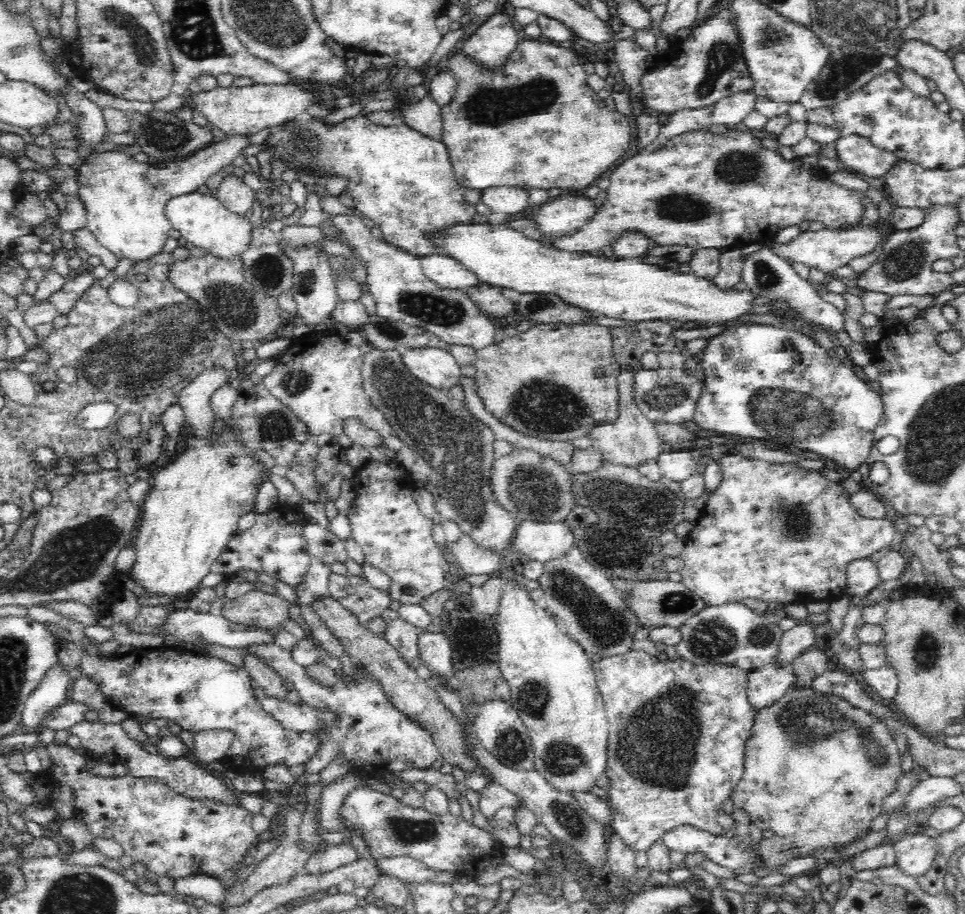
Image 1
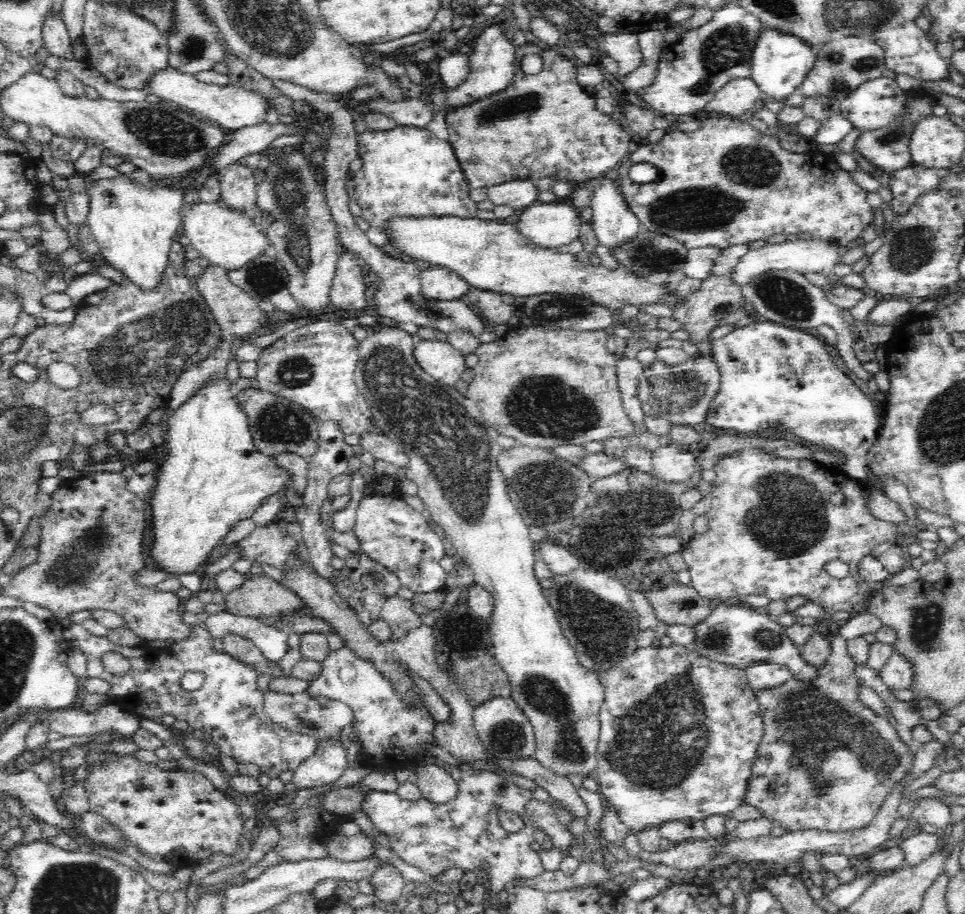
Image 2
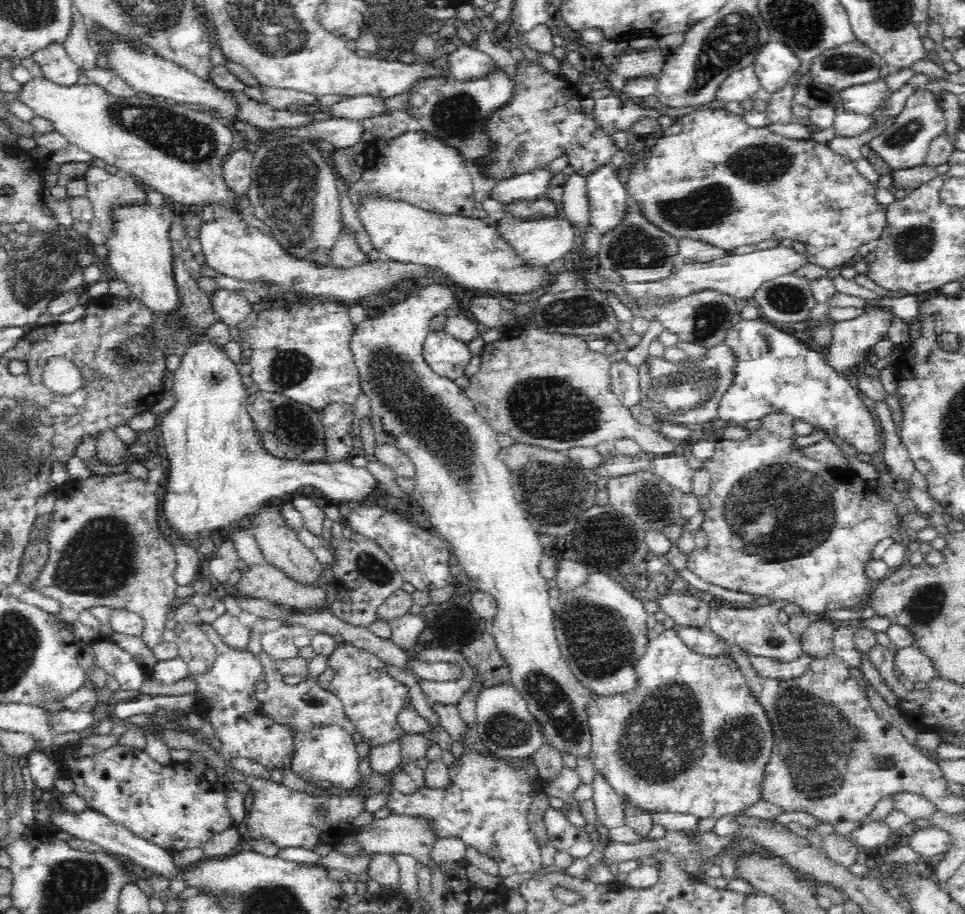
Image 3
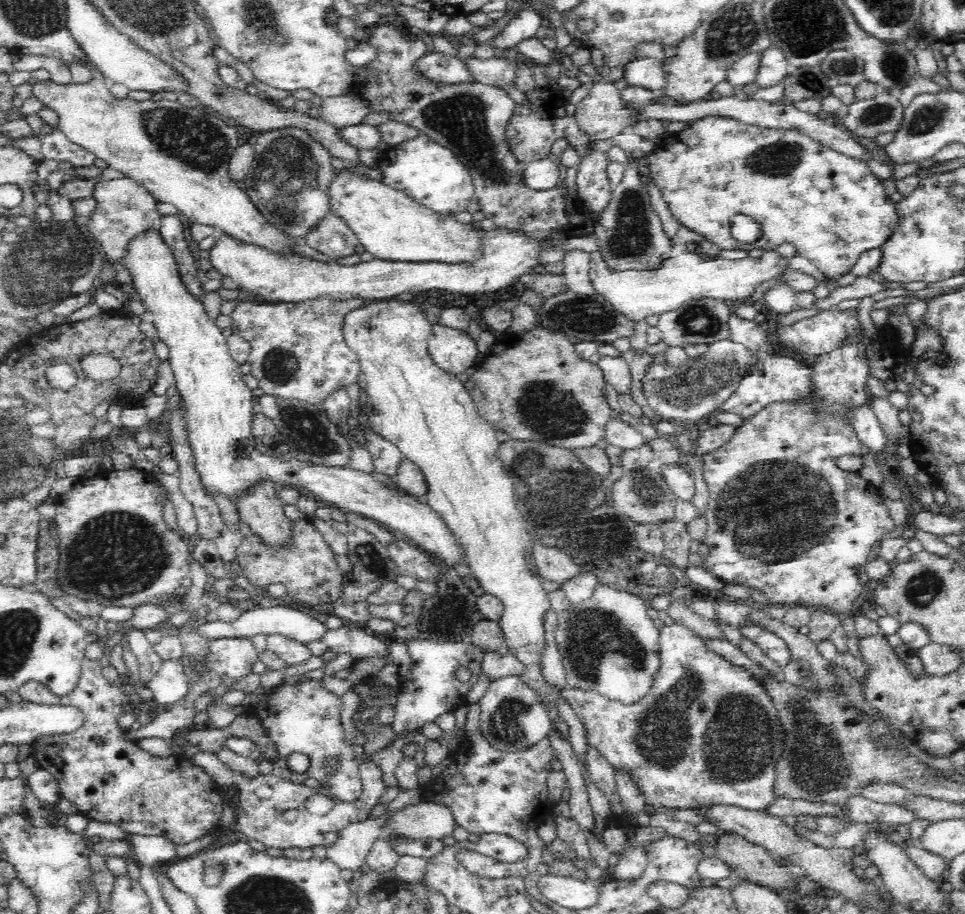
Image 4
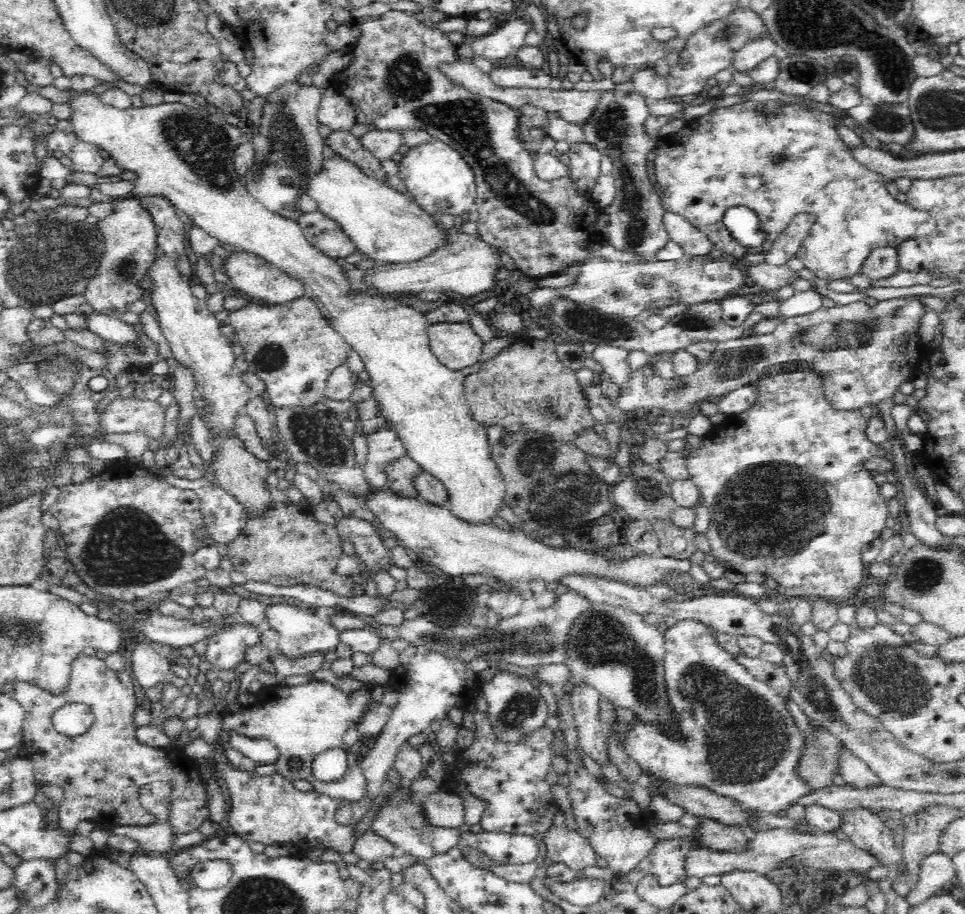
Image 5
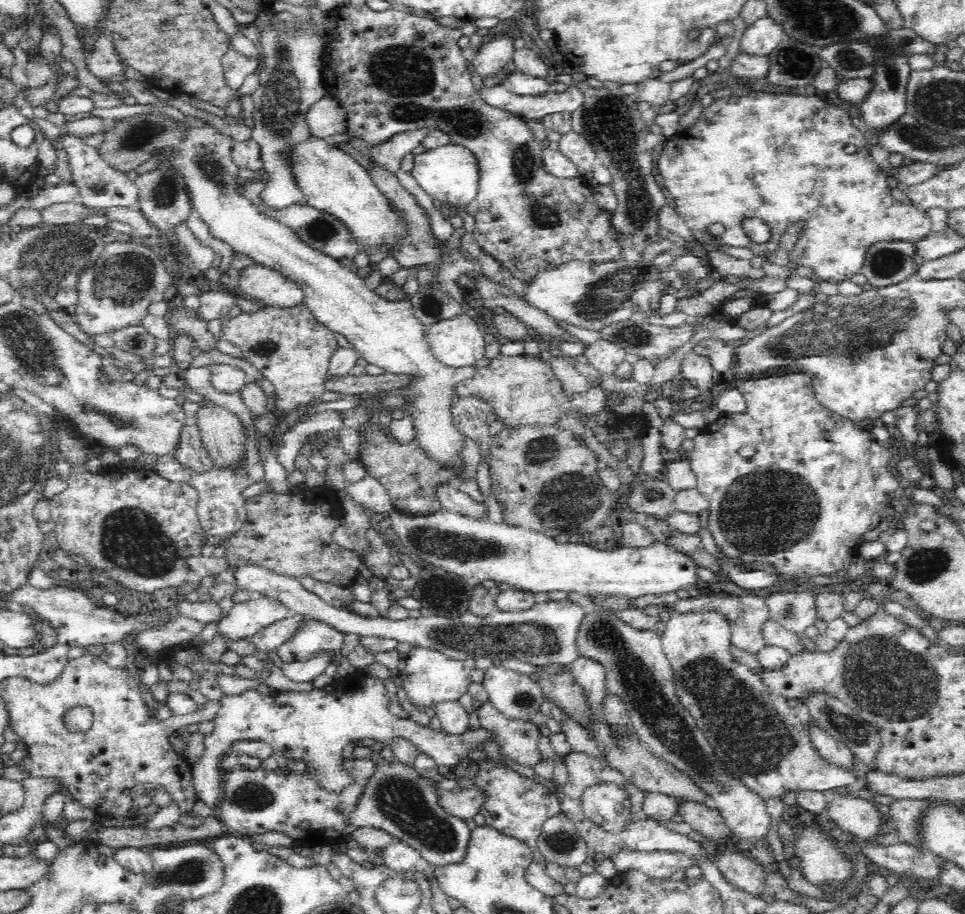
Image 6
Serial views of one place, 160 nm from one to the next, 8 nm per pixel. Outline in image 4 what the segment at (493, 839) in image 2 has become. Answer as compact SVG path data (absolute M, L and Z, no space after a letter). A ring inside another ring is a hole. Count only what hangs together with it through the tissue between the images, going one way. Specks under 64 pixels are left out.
M476 729L454 750L452 760L443 772L422 788L422 800L450 805L456 824L470 833L479 836L506 834L524 842L531 849L528 858L518 864L506 864L506 877L524 879L543 862L542 852L547 849L538 836L538 828L553 816L556 805L548 795L546 785L554 759L547 736L522 750L505 751L492 746Z

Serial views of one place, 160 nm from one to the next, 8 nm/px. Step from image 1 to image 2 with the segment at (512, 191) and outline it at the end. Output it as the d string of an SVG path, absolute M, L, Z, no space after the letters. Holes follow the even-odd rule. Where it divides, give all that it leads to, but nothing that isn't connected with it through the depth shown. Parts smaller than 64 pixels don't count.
M528 178L498 183L488 187L487 199L494 206L504 204L517 213L537 202L539 190L536 182Z

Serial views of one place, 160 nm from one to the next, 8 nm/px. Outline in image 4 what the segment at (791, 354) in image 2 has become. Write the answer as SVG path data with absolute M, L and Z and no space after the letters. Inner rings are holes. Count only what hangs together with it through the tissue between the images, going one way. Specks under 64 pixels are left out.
M738 303L732 306L729 314L729 339L750 347L757 356L757 364L751 367L749 376L746 376L738 386L738 389L724 402L720 410L733 412L743 419L752 418L759 410L766 408L770 402L796 402L802 398L808 398L810 394L810 379L808 373L812 366L802 363L792 356L784 356L776 353L773 344L760 325L753 320L744 320L733 312ZM870 406L853 409L847 412L847 418L851 420L858 439L865 445L870 447L870 451L878 452L884 448L886 444L886 435L881 428L877 415Z

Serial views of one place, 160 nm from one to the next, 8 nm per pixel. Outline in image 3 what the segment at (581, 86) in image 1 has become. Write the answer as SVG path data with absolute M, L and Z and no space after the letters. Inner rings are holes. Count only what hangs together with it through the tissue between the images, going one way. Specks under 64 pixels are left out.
M526 58L517 62L513 83L510 104L490 116L484 126L496 143L496 152L485 159L489 162L488 173L494 175L494 179L507 179L544 168L563 152L568 154L574 172L586 176L594 168L608 164L612 153L620 149L614 139L595 124L590 114L582 112L580 101L583 96L575 82L561 74L551 74L538 61Z

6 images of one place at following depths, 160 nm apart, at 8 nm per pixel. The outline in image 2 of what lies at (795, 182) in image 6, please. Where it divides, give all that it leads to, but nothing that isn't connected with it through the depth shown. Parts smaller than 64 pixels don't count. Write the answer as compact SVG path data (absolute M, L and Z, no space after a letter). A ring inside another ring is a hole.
M708 116L708 118L702 118L698 128L694 132L679 131L676 127L672 127L670 131L664 133L657 141L646 142L640 144L638 148L619 165L619 167L613 173L616 176L616 183L620 185L620 192L622 196L626 197L626 203L630 205L630 210L638 217L639 223L642 229L654 231L657 233L665 234L669 237L674 237L677 241L680 241L687 249L700 248L705 246L715 246L721 249L728 248L728 246L734 246L734 244L750 244L755 240L767 239L775 234L782 234L784 236L788 234L810 234L811 238L817 238L817 240L825 240L829 244L835 244L835 248L850 248L858 243L858 240L862 236L862 232L874 224L874 211L870 204L866 201L866 194L852 178L852 174L848 171L842 170L840 164L836 162L831 154L823 153L822 151L810 151L802 152L802 154L796 154L796 152L789 152L780 147L780 139L764 132L758 132L756 127L750 125L744 117L727 117L727 116ZM646 162L652 164L656 168L656 180L654 182L648 182L648 184L636 184L636 182L630 179L628 176L628 170L630 166L634 164L641 164Z

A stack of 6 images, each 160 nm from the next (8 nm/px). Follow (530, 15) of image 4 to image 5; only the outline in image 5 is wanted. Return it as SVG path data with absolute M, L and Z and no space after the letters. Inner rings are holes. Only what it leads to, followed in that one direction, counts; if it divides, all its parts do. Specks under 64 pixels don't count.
M521 18L506 21L504 26L496 26L491 34L470 39L473 53L488 62L504 60L512 50L524 46L524 38L532 26Z

